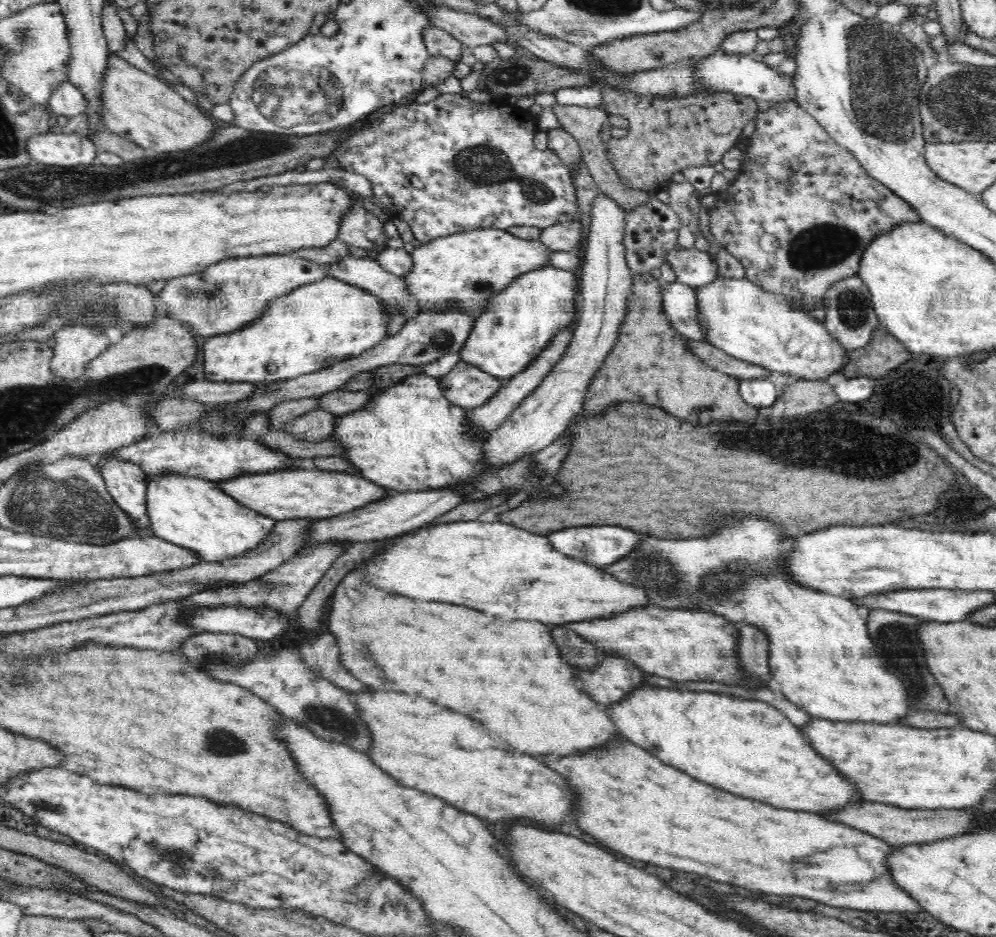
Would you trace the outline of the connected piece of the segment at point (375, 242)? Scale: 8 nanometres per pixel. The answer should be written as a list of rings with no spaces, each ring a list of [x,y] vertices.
[[[360,202],[359,208],[352,212],[348,218],[342,220],[342,228],[339,232],[339,240],[344,241],[348,246],[383,251],[386,246],[386,237],[381,222],[374,214],[370,213]]]

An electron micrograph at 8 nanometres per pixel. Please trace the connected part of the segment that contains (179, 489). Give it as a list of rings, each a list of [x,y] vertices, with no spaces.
[[[166,469],[147,480],[145,500],[153,536],[194,550],[204,562],[246,554],[262,545],[275,528],[272,518],[252,512],[220,489],[218,481],[199,475]]]

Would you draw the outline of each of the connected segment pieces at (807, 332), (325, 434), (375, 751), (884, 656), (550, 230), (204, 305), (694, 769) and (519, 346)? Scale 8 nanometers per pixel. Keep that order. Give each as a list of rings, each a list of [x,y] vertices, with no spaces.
[[[718,276],[710,285],[695,289],[695,291],[701,312],[700,323],[706,331],[708,341],[741,361],[760,365],[769,371],[776,371],[799,378],[799,380],[828,381],[829,383],[836,380],[834,374],[842,372],[852,362],[849,358],[850,350],[833,337],[822,322],[802,312],[800,308],[794,308],[794,305],[784,296],[768,292],[746,278]]]
[[[316,409],[295,418],[285,430],[298,440],[320,442],[330,437],[330,434],[336,430],[336,424],[338,424],[338,415]]]
[[[375,688],[352,693],[352,700],[372,735],[372,748],[367,753],[368,756],[382,770],[392,774],[392,778],[400,778],[404,786],[428,790],[428,794],[436,794],[438,798],[452,802],[452,806],[456,806],[458,810],[476,814],[478,818],[484,818],[488,822],[500,822],[510,818],[528,818],[546,826],[566,822],[568,790],[564,790],[560,774],[552,774],[552,770],[548,770],[536,758],[522,754],[516,748],[510,748],[490,730],[468,718],[468,715],[446,709],[434,701],[416,695]]]
[[[876,609],[869,612],[867,629],[874,649],[876,649],[877,657],[892,674],[902,680],[904,688],[908,692],[909,705],[913,708],[913,712],[948,713],[951,711],[948,699],[945,697],[942,687],[936,686],[936,682],[932,682],[933,678],[931,674],[928,674],[928,668],[925,666],[923,649],[920,645],[920,623],[920,619],[910,614]]]
[[[574,220],[541,229],[538,239],[540,242],[543,242],[544,246],[547,246],[550,251],[576,252],[583,241],[583,232],[581,224],[577,220]]]
[[[268,256],[262,258],[236,257],[207,266],[200,272],[183,277],[167,279],[158,298],[168,306],[169,317],[192,326],[201,338],[242,330],[254,319],[260,318],[268,309],[271,300],[288,294],[291,290],[327,276],[325,265],[306,260],[303,256]]]
[[[638,686],[624,698],[609,703],[608,714],[612,714],[612,720],[620,734],[624,734],[624,737],[642,746],[644,750],[656,754],[656,758],[660,758],[664,764],[676,766],[699,782],[728,790],[736,796],[752,798],[781,809],[804,810],[822,816],[824,810],[837,809],[840,802],[862,800],[856,798],[852,790],[848,790],[848,782],[844,782],[844,778],[838,778],[837,772],[832,774],[832,764],[813,749],[802,729],[794,725],[784,713],[764,701],[714,692],[678,692],[668,688]]]
[[[548,265],[547,268],[536,269],[536,274],[526,274],[524,273],[514,284],[508,286],[504,292],[494,296],[488,305],[488,314],[482,313],[479,317],[475,318],[475,323],[473,324],[472,330],[464,343],[464,346],[459,351],[459,356],[461,360],[466,361],[470,365],[476,365],[480,367],[484,372],[491,374],[492,376],[509,379],[516,374],[520,374],[528,366],[532,366],[536,361],[536,358],[542,354],[542,350],[546,346],[550,346],[552,340],[562,332],[562,330],[568,330],[568,328],[574,328],[576,326],[576,320],[581,312],[579,312],[579,302],[576,301],[578,298],[578,284],[580,284],[580,279],[578,275],[574,274],[569,270],[562,270],[553,266]]]

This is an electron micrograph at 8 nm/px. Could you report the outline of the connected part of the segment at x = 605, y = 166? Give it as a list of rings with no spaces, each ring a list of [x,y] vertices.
[[[558,104],[554,106],[554,111],[560,123],[560,128],[569,132],[579,144],[583,163],[592,174],[592,177],[594,177],[598,190],[602,191],[602,193],[609,198],[614,199],[625,211],[631,211],[639,207],[639,204],[648,202],[648,199],[650,199],[648,192],[640,189],[628,188],[610,162],[606,146],[600,138],[601,128],[608,121],[609,113],[604,112],[604,109],[584,108],[584,106],[562,107]]]

